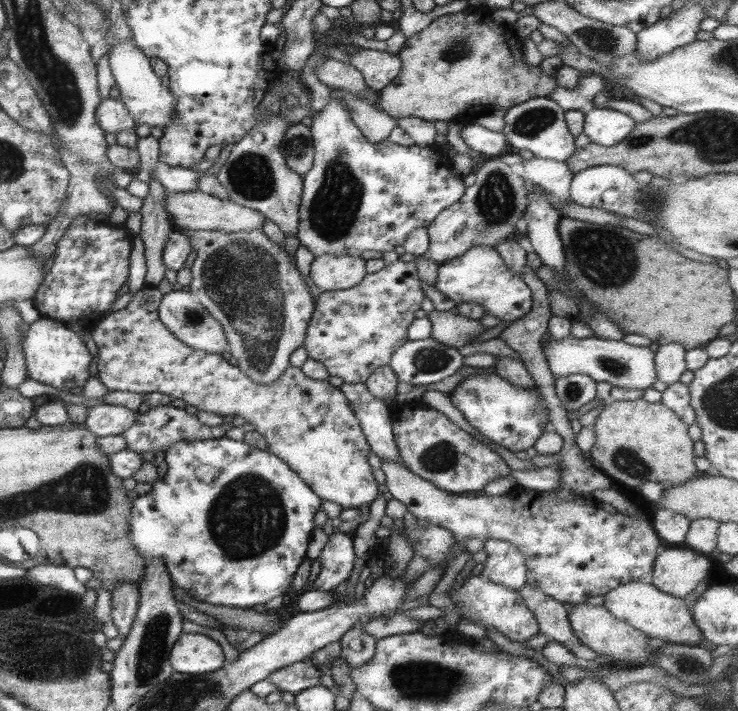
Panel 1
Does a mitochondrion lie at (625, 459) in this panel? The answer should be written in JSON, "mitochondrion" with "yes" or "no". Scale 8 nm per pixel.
{"mitochondrion":"yes"}

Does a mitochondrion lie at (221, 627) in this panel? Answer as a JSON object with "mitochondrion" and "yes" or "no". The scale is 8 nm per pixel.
{"mitochondrion":"no"}

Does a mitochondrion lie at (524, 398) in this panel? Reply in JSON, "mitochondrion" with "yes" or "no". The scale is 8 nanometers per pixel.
{"mitochondrion":"no"}

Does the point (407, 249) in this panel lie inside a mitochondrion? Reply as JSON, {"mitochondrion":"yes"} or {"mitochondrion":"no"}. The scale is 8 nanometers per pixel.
{"mitochondrion":"no"}

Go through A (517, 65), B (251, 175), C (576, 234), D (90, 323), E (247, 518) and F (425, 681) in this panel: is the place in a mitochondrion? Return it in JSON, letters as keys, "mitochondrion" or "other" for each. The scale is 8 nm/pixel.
{"A":"other","B":"mitochondrion","C":"mitochondrion","D":"other","E":"mitochondrion","F":"mitochondrion"}

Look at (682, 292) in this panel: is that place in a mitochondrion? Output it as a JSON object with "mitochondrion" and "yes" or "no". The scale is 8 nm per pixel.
{"mitochondrion":"no"}

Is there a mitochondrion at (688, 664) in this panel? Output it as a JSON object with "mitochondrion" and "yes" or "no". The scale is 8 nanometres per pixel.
{"mitochondrion":"yes"}

